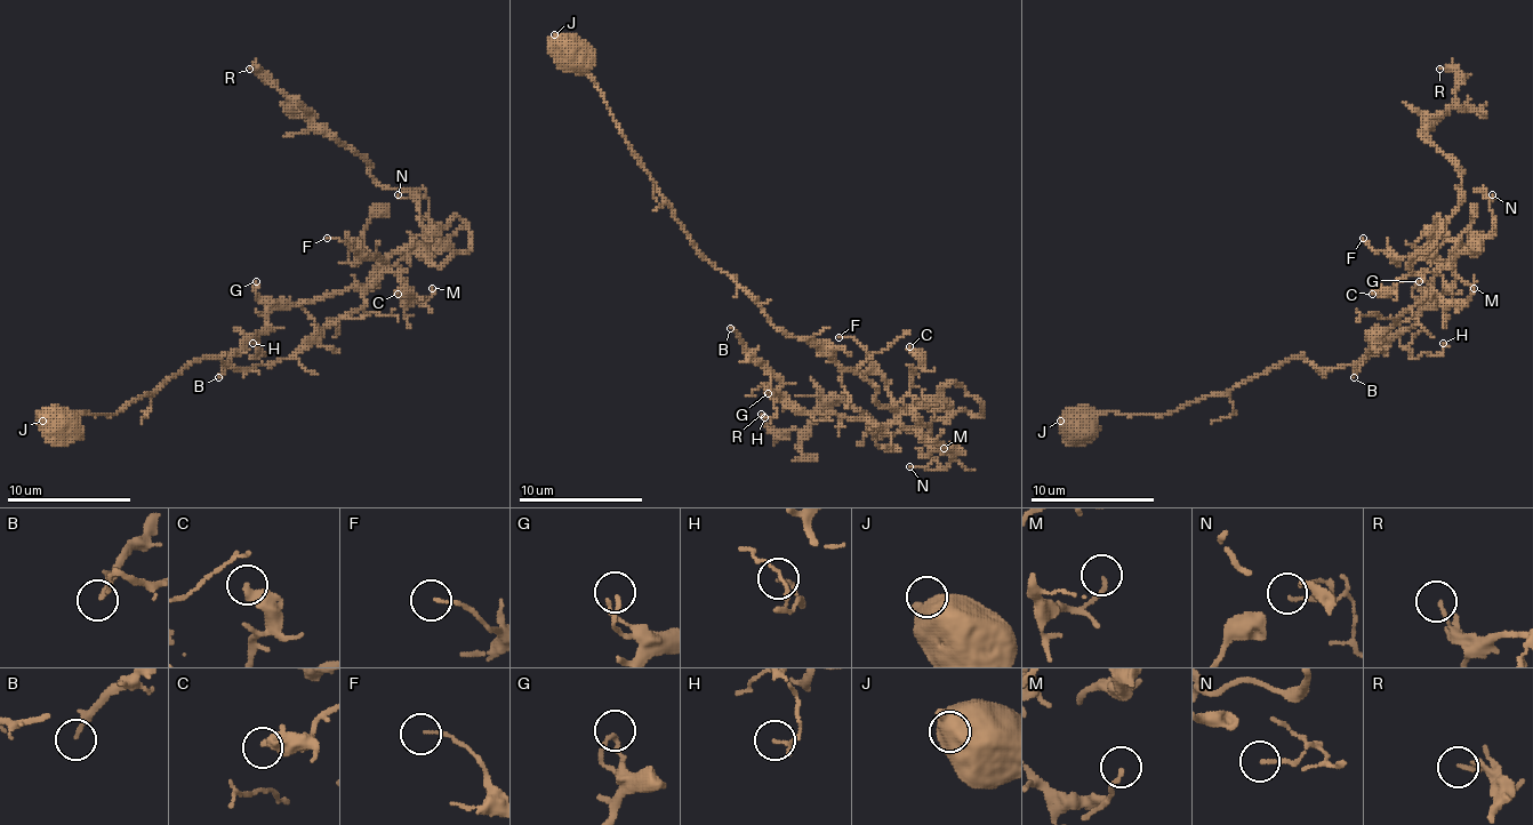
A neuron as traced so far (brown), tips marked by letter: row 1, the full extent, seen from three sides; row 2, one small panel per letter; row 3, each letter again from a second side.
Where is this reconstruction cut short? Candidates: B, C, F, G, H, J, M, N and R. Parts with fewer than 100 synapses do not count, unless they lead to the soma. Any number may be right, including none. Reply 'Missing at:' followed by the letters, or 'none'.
Missing at: none

